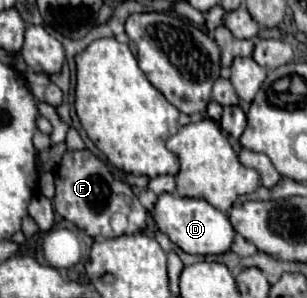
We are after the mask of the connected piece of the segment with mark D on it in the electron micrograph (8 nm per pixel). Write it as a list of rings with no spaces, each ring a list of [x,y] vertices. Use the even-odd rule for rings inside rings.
[[[161,194],[155,204],[155,222],[159,230],[165,232],[187,254],[217,256],[229,252],[235,238],[235,228],[231,226],[227,214],[223,214],[203,198],[181,198],[175,194]]]

